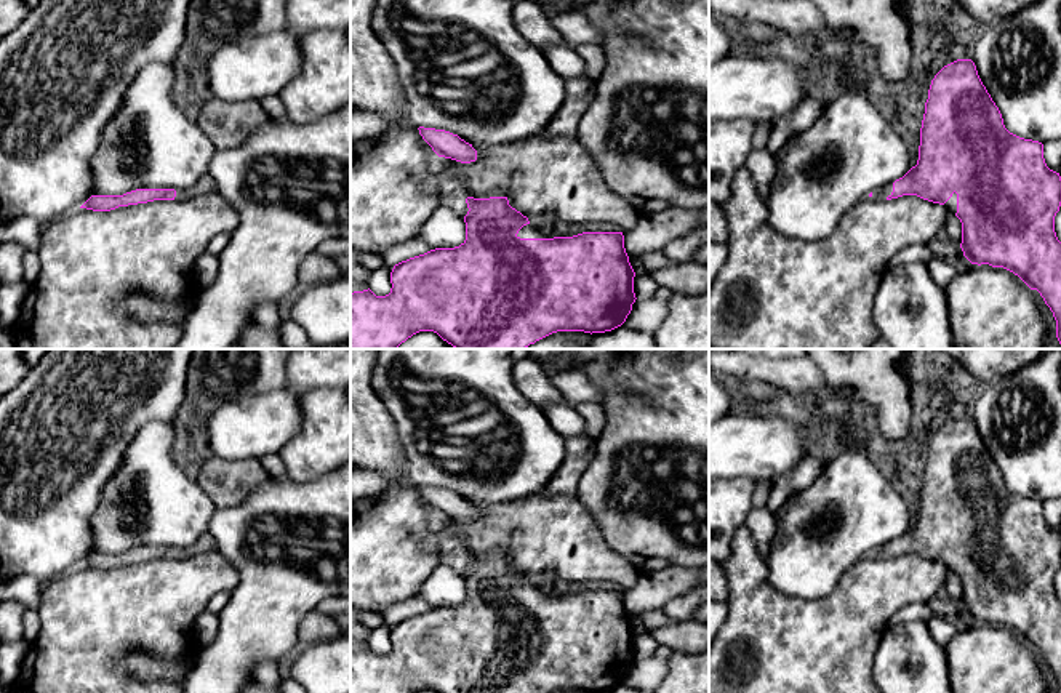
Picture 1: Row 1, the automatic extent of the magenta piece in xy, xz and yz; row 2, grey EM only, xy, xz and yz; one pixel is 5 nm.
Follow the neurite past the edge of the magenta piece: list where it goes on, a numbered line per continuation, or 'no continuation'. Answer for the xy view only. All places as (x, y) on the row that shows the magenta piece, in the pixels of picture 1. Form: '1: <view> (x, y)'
1: xy (207, 184)

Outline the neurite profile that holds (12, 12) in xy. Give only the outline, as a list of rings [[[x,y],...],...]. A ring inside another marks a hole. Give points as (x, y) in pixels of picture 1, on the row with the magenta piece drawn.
[[[0,0],[0,37],[14,30],[29,11],[24,0]]]

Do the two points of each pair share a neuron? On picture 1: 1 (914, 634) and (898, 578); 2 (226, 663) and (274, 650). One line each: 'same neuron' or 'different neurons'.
1: different neurons
2: same neuron

